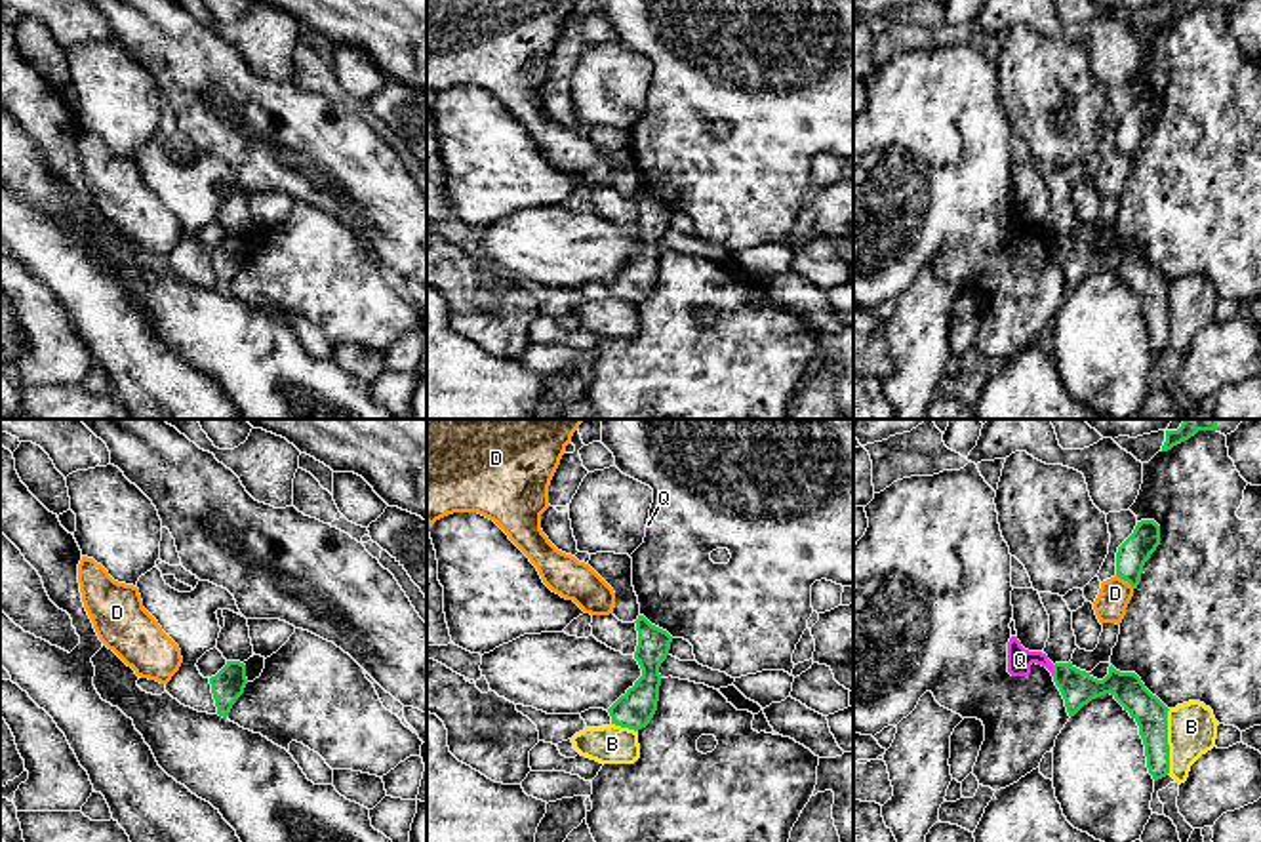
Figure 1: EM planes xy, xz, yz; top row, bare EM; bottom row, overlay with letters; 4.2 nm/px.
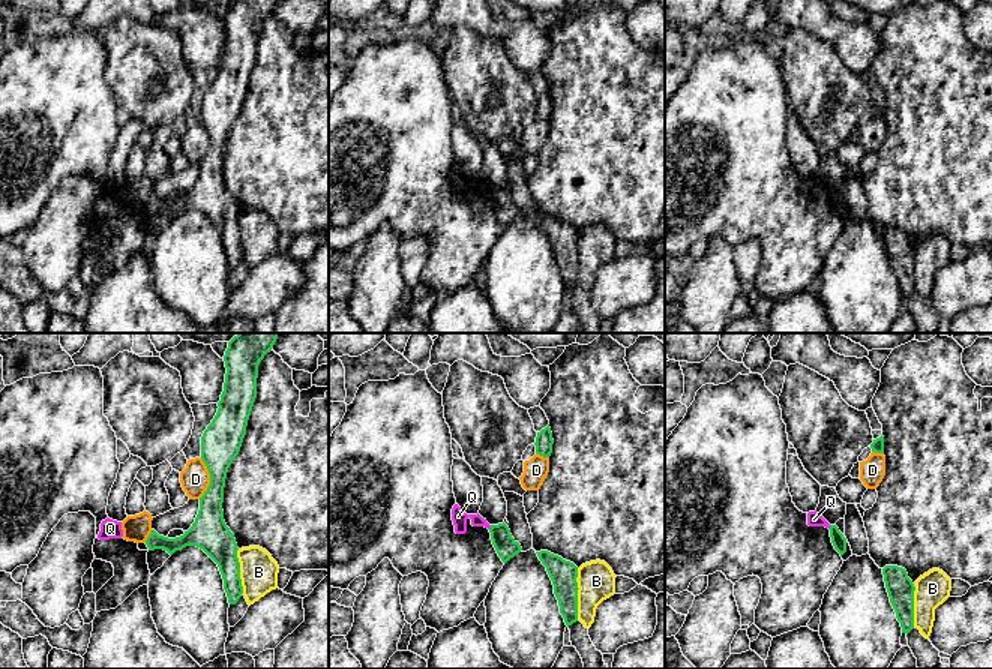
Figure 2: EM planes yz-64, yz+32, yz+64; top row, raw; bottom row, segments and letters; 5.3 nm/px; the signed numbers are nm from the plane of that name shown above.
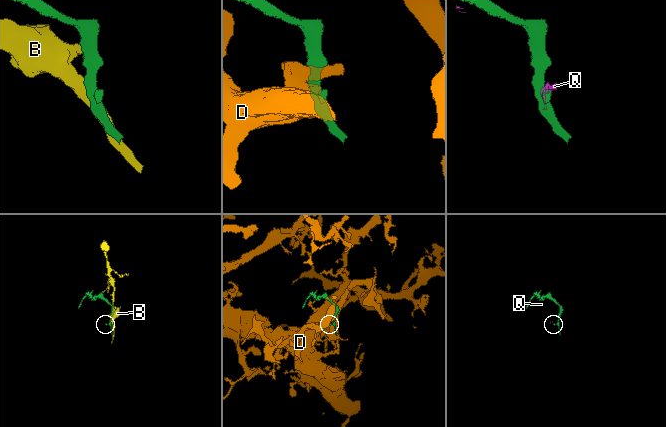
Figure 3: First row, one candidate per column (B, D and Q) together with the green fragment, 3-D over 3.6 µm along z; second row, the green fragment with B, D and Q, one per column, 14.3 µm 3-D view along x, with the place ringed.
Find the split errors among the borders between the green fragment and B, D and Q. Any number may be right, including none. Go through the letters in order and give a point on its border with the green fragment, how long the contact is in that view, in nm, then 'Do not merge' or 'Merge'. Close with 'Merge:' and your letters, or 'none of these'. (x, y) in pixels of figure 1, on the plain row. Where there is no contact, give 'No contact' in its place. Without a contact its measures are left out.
B: Touches green at yz (1166, 315). Shared border 280 nm. Do not merge
D: Touches green at yz (1126, 153). Shared border 100 nm. Do not merge
Q: Touches green at yz (1054, 244). Shared border 50 nm. Do not merge
Merge: none of these

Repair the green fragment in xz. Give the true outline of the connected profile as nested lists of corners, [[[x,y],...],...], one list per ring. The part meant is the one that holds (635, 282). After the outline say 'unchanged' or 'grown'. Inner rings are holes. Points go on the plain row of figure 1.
[[[638,189],[638,219],[634,232],[642,242],[642,250],[627,263],[610,282],[611,297],[642,303],[650,297],[657,284],[661,248],[659,240],[667,232],[672,210]]]; unchanged

